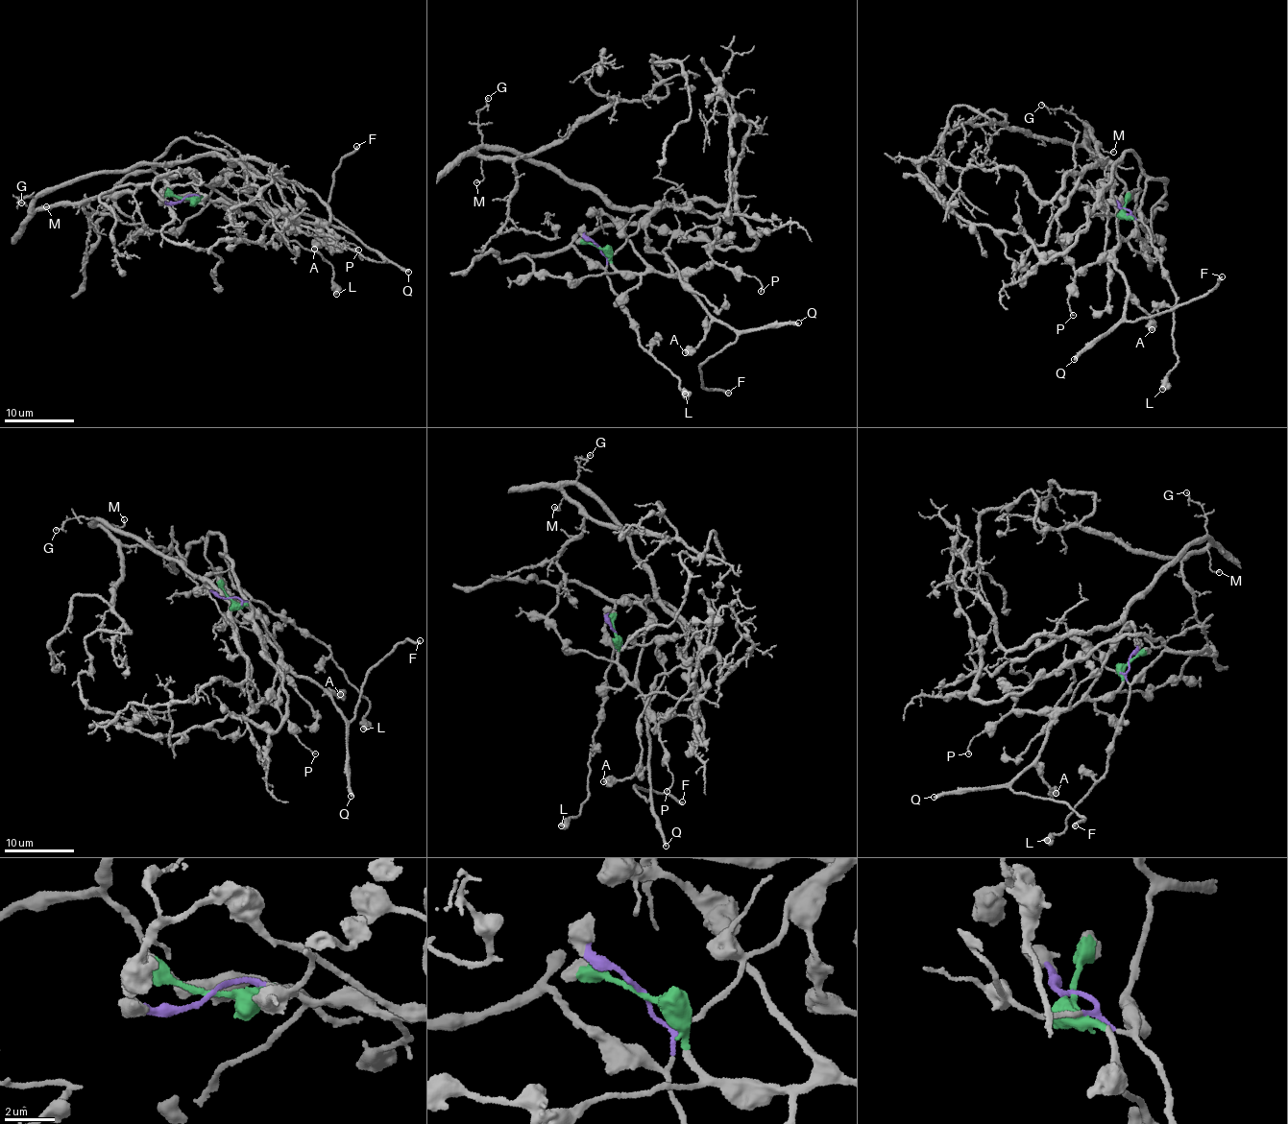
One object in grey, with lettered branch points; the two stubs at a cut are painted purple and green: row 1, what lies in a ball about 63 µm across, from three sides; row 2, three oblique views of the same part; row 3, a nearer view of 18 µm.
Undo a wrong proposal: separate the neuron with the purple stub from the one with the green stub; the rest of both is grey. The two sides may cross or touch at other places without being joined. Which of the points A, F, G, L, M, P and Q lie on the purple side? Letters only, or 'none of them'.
G, L, M

